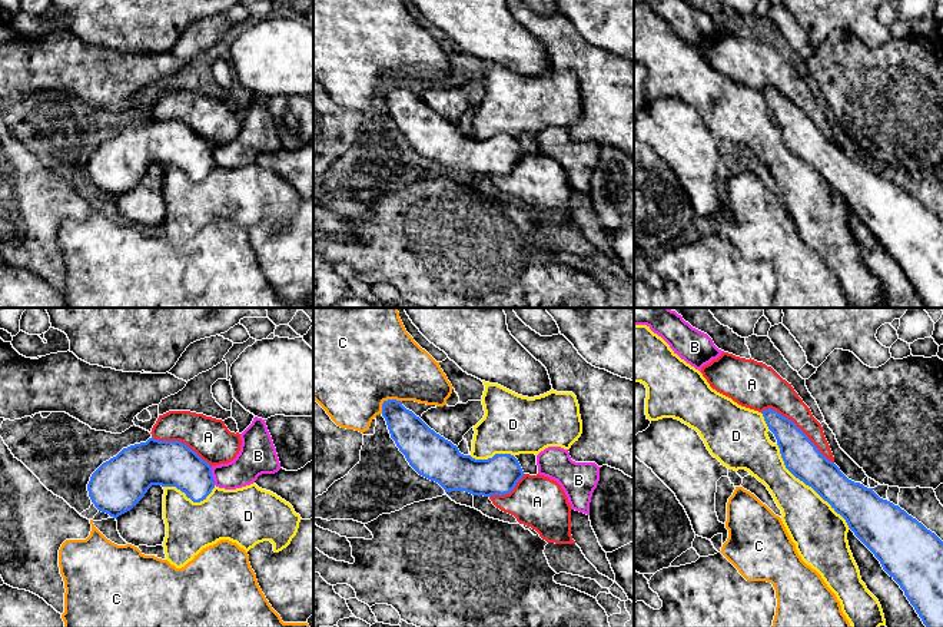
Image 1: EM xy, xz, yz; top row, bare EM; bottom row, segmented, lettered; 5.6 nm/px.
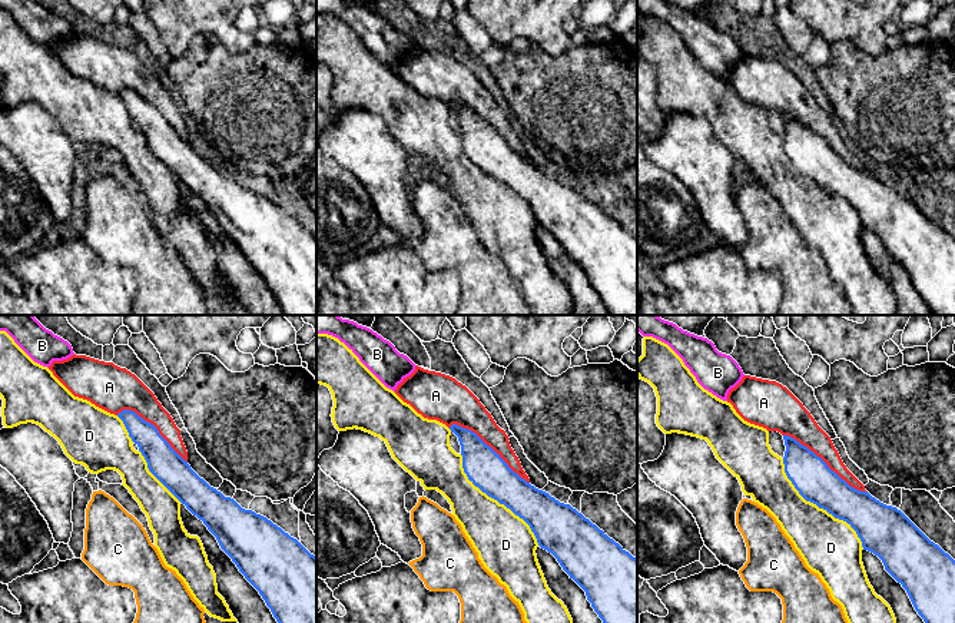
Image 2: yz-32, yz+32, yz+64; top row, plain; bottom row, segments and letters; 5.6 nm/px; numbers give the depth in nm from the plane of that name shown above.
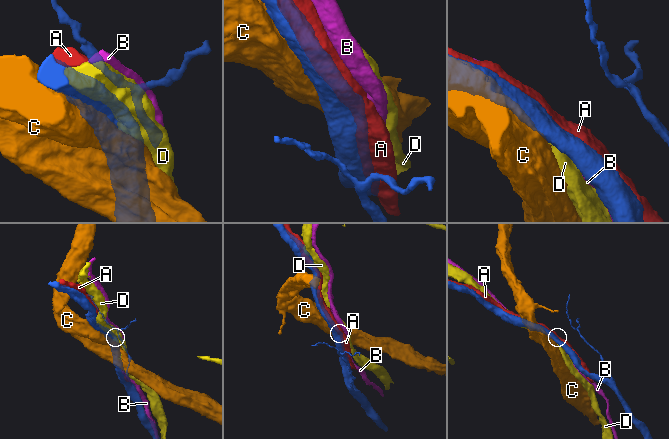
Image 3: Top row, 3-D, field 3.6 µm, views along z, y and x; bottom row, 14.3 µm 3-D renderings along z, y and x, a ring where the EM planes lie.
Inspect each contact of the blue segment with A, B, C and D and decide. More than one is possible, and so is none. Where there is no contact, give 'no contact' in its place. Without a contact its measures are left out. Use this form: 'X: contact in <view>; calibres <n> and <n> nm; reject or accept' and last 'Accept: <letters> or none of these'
A: contact in yz; calibres 200 and 180 nm; reject
B: contact in xy; calibres 260 and 190 nm; reject
C: contact in xz; calibres 200 and 480 nm; reject
D: contact in yz; calibres 200 and 300 nm; reject
Accept: none of these

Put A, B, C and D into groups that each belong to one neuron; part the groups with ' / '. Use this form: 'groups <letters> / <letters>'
groups A / B / C / D

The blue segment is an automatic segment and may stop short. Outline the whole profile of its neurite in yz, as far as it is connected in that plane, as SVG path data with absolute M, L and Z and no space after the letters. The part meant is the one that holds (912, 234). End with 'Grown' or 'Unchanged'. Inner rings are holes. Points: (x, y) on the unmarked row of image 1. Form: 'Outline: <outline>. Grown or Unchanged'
Outline: M771 87L761 93L777 119L786 147L846 199L854 215L904 271L923 303L927 308L943 308L943 220L899 185L880 178L873 167L849 159L793 100Z. Unchanged

